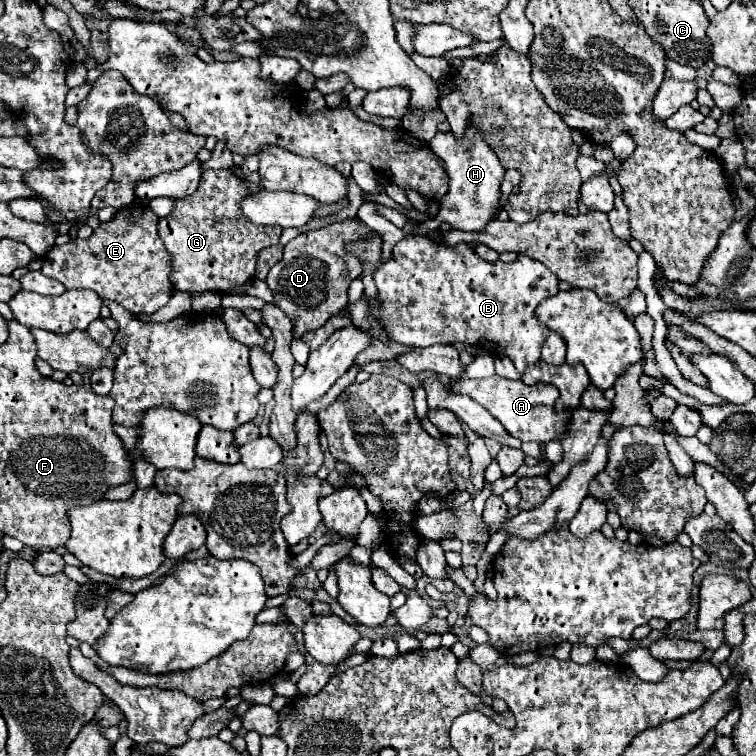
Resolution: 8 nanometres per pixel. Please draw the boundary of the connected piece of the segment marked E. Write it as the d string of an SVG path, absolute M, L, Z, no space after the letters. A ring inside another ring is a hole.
M132 204L128 208L122 208L110 222L100 224L90 238L70 240L64 246L52 246L52 250L48 250L48 254L42 258L42 274L60 280L66 288L90 288L102 300L114 300L134 316L154 314L170 300L170 294L174 292L168 280L170 254L162 246L156 224L158 224L158 216L148 206Z

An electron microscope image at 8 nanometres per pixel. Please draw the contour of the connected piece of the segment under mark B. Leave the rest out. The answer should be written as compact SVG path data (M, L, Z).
M404 236L392 250L392 258L386 260L374 272L374 284L378 298L366 298L372 308L372 316L388 332L388 336L404 346L432 346L432 344L472 344L486 348L488 354L500 356L502 352L516 364L518 372L540 360L542 346L550 334L536 318L536 306L558 292L558 278L538 260L518 256L514 262L486 262L468 244L444 246L428 236Z

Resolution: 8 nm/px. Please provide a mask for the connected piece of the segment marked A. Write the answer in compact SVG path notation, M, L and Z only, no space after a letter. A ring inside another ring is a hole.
M502 376L490 378L460 378L450 384L454 394L466 394L484 406L496 420L504 424L504 428L518 438L520 442L540 442L546 444L550 440L558 440L564 434L564 426L570 418L570 412L556 412L554 402L558 398L558 390L552 384L534 384L528 386L522 380L508 380Z

